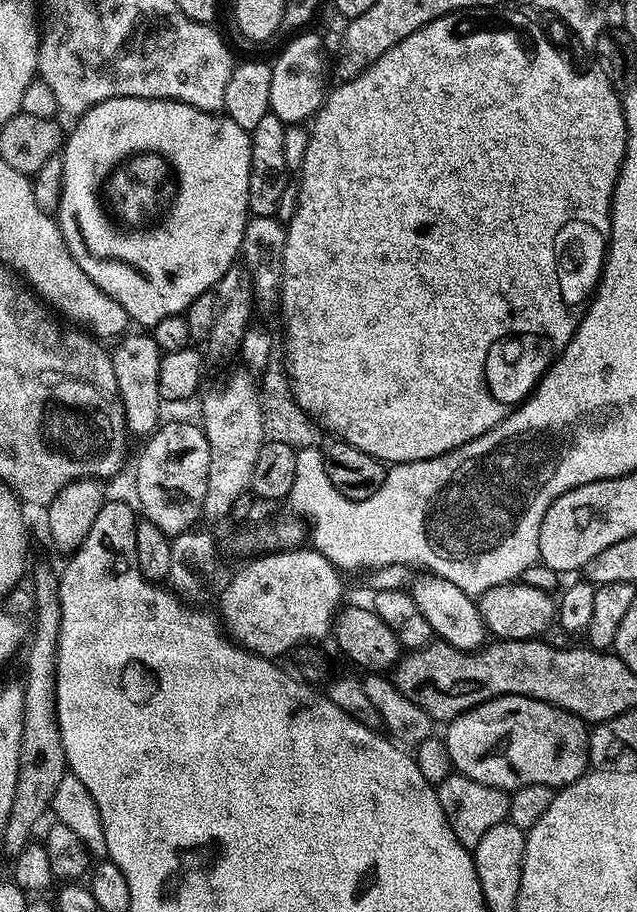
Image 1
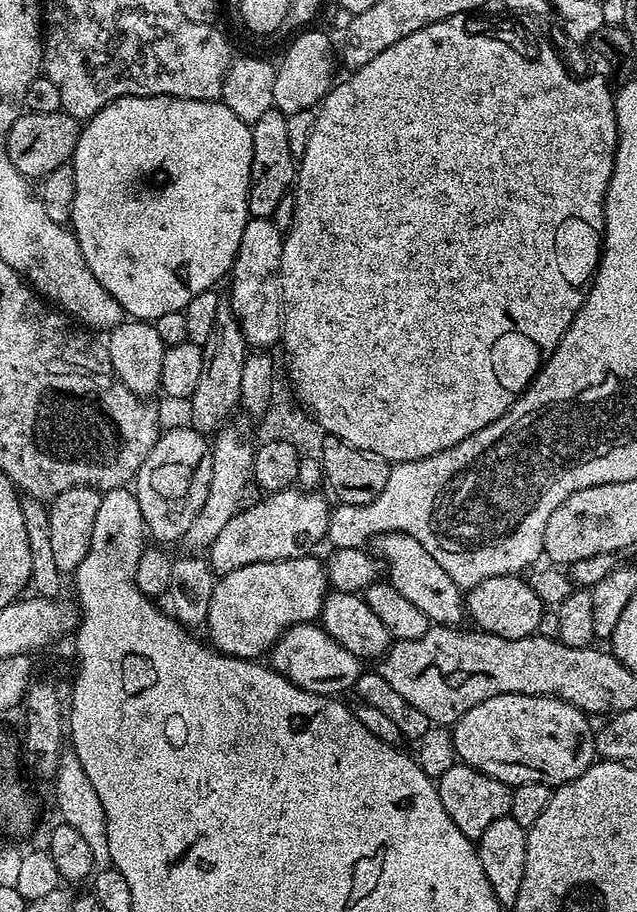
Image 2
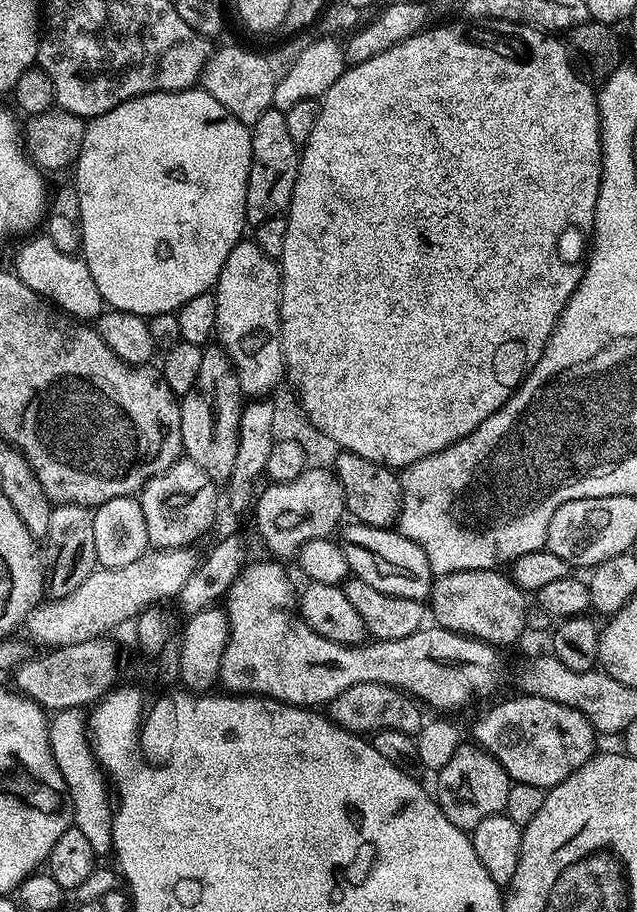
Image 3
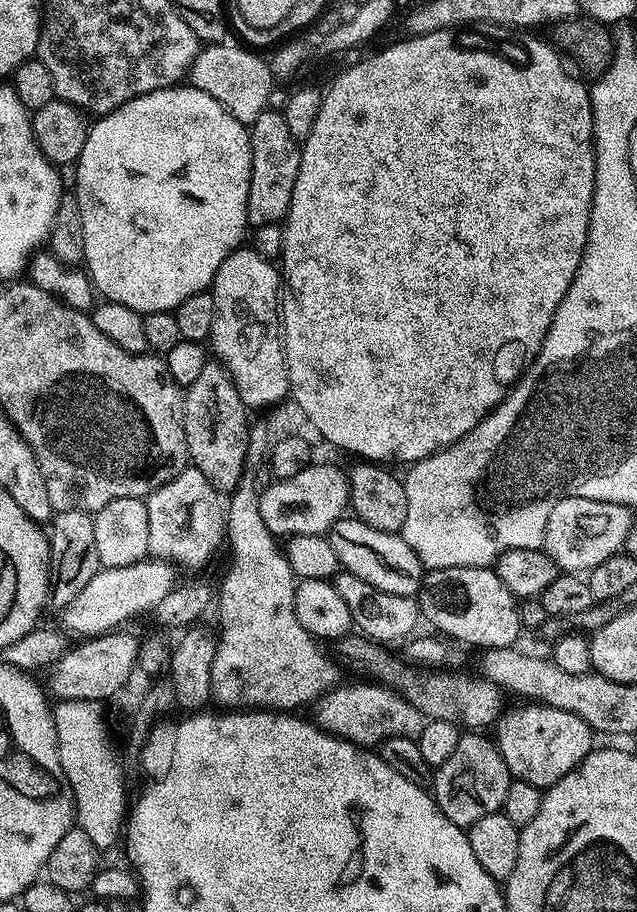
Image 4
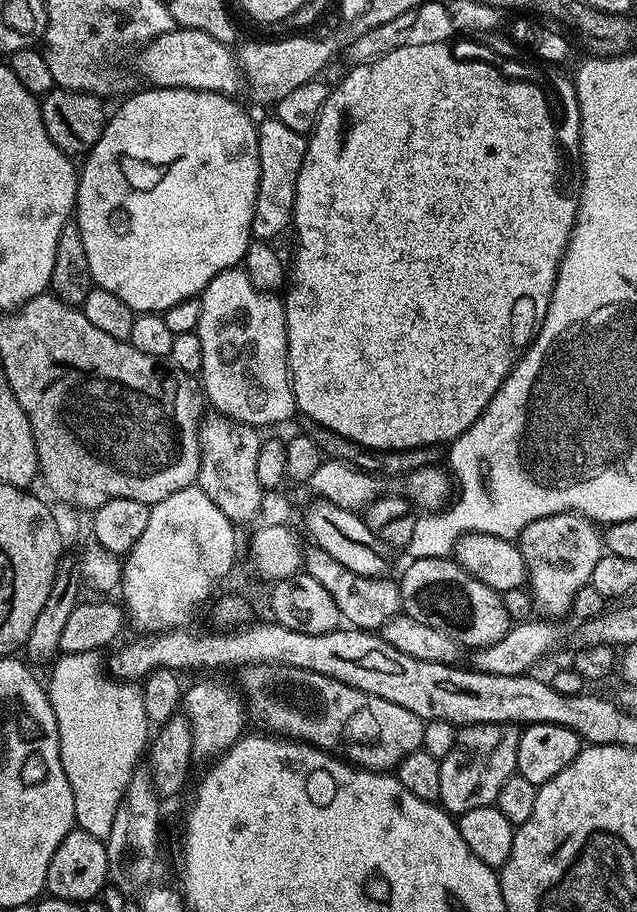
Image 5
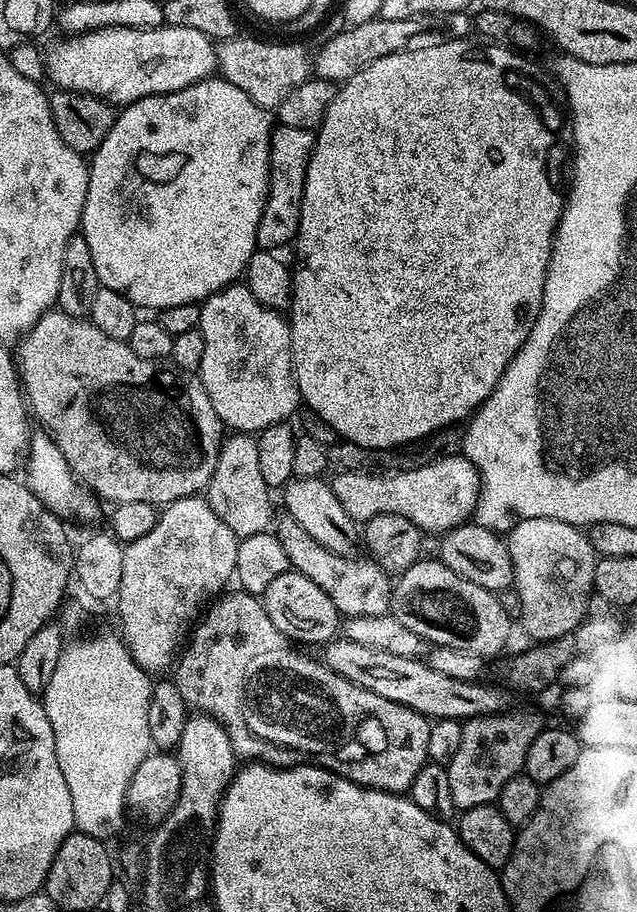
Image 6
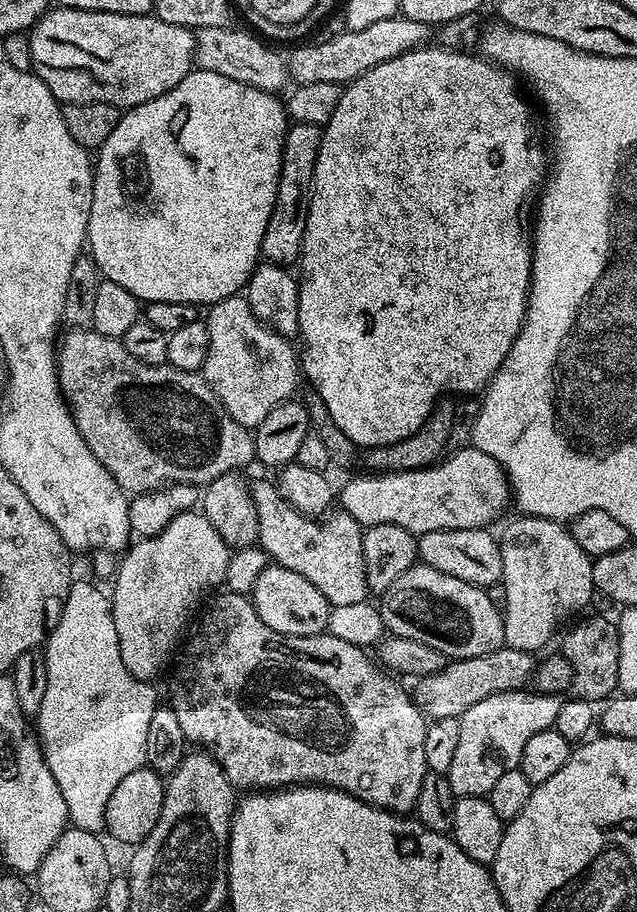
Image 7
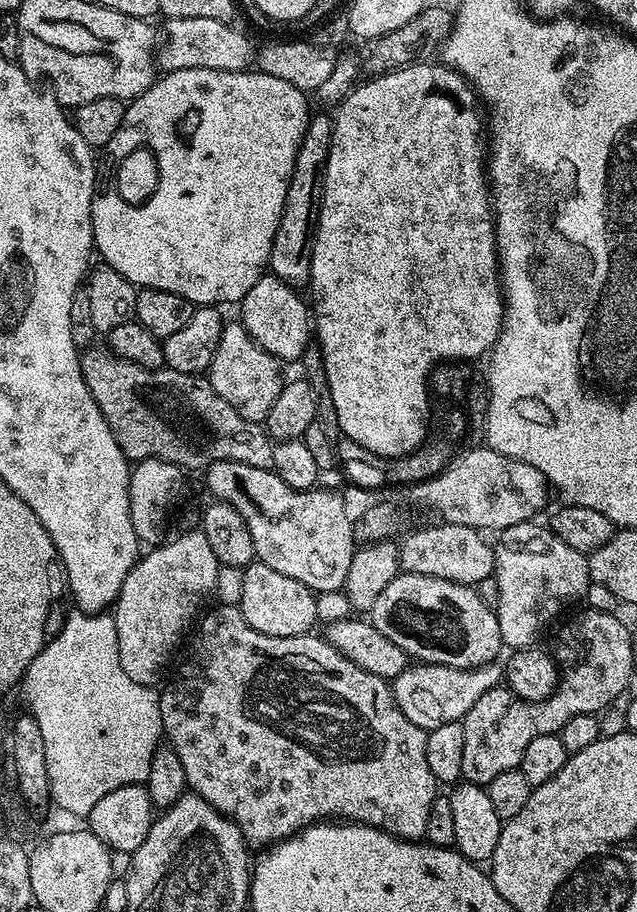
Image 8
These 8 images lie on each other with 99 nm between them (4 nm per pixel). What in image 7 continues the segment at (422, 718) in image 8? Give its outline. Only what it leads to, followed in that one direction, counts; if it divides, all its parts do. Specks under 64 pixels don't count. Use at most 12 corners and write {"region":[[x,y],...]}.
{"region":[[505,646],[445,663],[410,695],[429,721],[521,691],[533,653]]}

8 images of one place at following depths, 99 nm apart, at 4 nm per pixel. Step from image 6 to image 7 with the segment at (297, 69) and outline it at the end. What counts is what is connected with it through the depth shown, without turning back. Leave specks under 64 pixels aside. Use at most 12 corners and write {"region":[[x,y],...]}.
{"region":[[233,26],[195,29],[195,67],[279,93],[285,57]]}

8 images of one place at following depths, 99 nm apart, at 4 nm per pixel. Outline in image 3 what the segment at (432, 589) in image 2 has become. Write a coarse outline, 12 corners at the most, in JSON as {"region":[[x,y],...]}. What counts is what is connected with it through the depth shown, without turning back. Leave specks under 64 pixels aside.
{"region":[[345,523],[355,579],[427,601],[433,564],[392,528]]}

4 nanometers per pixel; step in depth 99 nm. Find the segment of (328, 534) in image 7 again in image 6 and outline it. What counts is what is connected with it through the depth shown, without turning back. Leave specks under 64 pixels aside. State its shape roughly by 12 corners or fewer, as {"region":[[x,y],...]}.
{"region":[[284,514],[289,565],[341,617],[383,616],[393,581],[371,558],[328,550]]}

